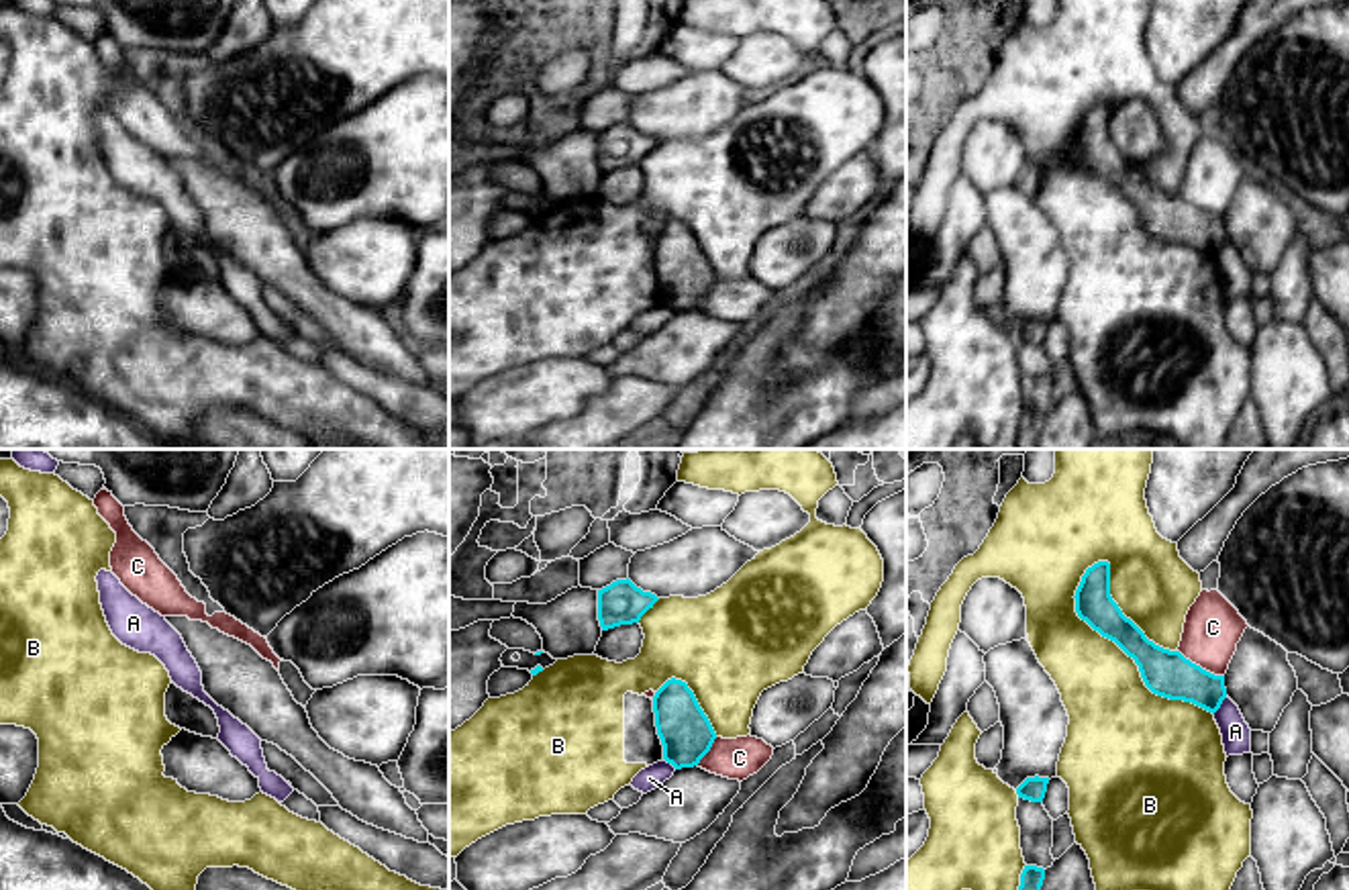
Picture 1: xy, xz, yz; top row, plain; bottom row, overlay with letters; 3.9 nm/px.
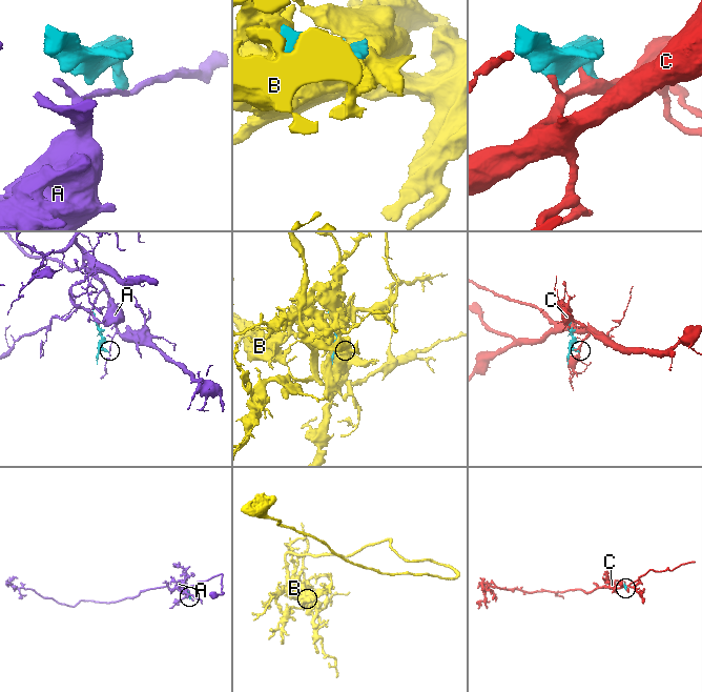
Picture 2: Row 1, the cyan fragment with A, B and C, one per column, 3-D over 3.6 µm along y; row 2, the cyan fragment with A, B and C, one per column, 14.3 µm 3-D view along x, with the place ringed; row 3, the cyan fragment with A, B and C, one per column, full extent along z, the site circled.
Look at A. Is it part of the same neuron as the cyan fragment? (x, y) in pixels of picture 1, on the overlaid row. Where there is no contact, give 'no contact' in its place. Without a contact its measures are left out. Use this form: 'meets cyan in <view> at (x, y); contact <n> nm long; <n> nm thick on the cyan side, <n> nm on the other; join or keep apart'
meets cyan in yz at (1221, 703); contact 90 nm long; 180 nm thick on the cyan side, 110 nm on the other; keep apart

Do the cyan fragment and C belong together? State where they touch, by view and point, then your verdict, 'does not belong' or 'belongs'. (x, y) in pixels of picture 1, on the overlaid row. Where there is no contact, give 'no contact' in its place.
contact yz (1198, 666); does not belong

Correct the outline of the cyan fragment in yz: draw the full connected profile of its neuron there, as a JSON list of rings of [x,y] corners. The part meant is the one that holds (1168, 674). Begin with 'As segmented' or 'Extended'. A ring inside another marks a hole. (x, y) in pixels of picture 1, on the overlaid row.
As segmented. [[[1098,561],[1086,570],[1073,598],[1078,616],[1135,659],[1153,694],[1192,702],[1212,714],[1220,708],[1227,698],[1225,676],[1214,676],[1180,651],[1149,641],[1112,600],[1108,561]]]

